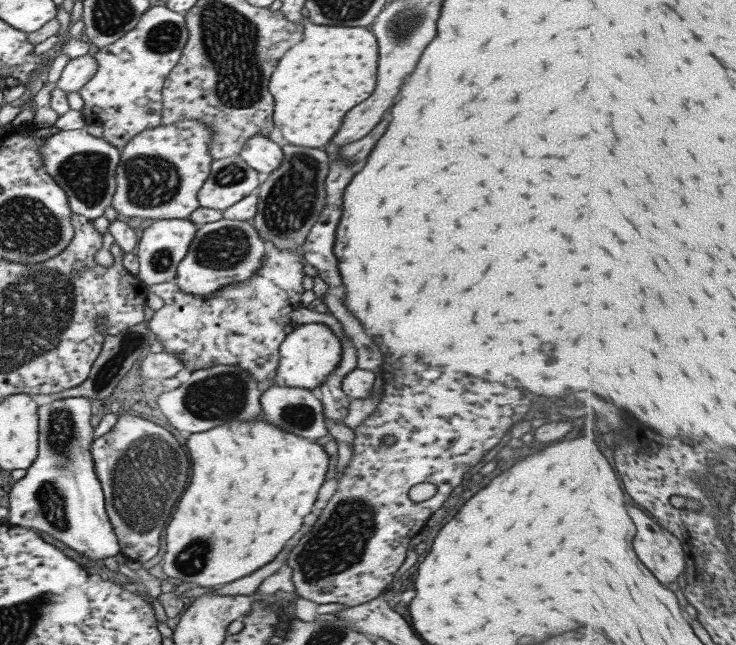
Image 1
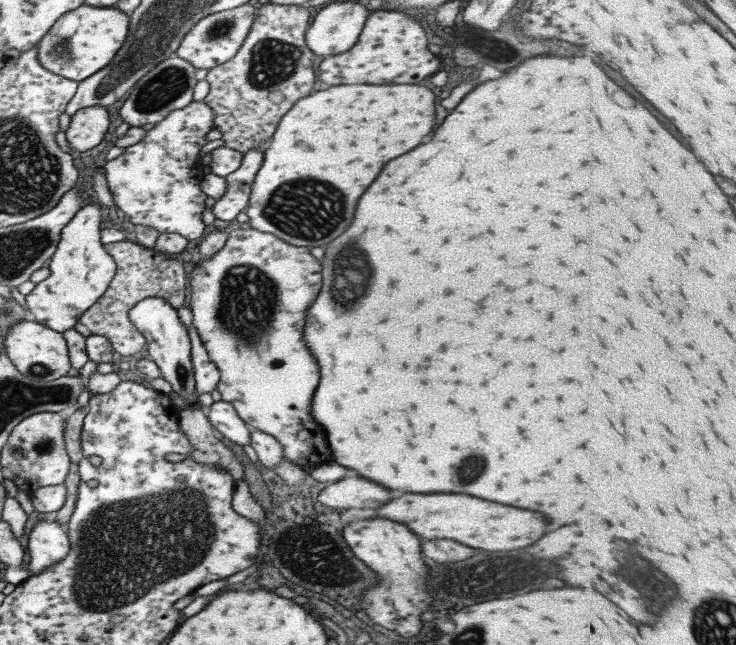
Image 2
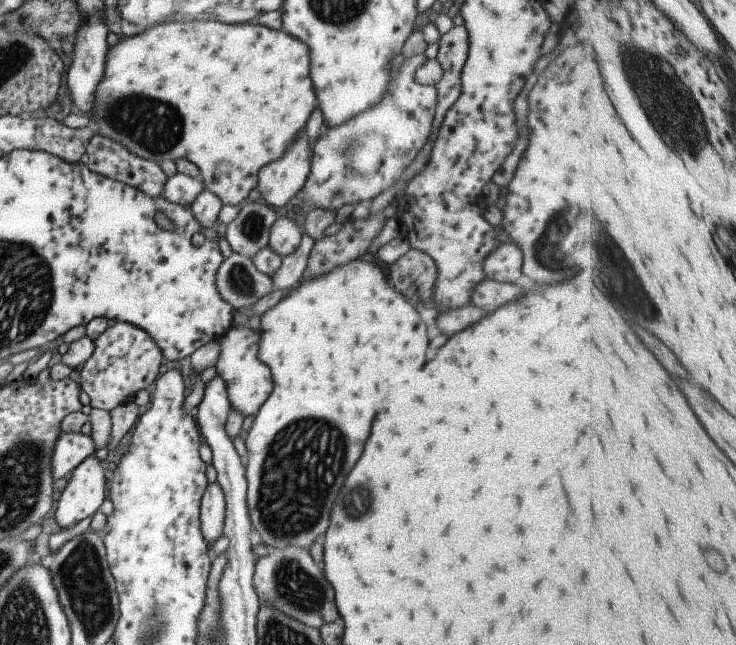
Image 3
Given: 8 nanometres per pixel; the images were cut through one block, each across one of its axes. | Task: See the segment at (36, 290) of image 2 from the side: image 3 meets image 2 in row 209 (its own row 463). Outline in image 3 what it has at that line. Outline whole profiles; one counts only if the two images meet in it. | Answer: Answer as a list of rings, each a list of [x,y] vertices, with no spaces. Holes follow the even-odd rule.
[[[95,454],[85,456],[71,473],[65,488],[59,493],[53,514],[57,526],[63,529],[95,514],[106,499],[105,472]]]

